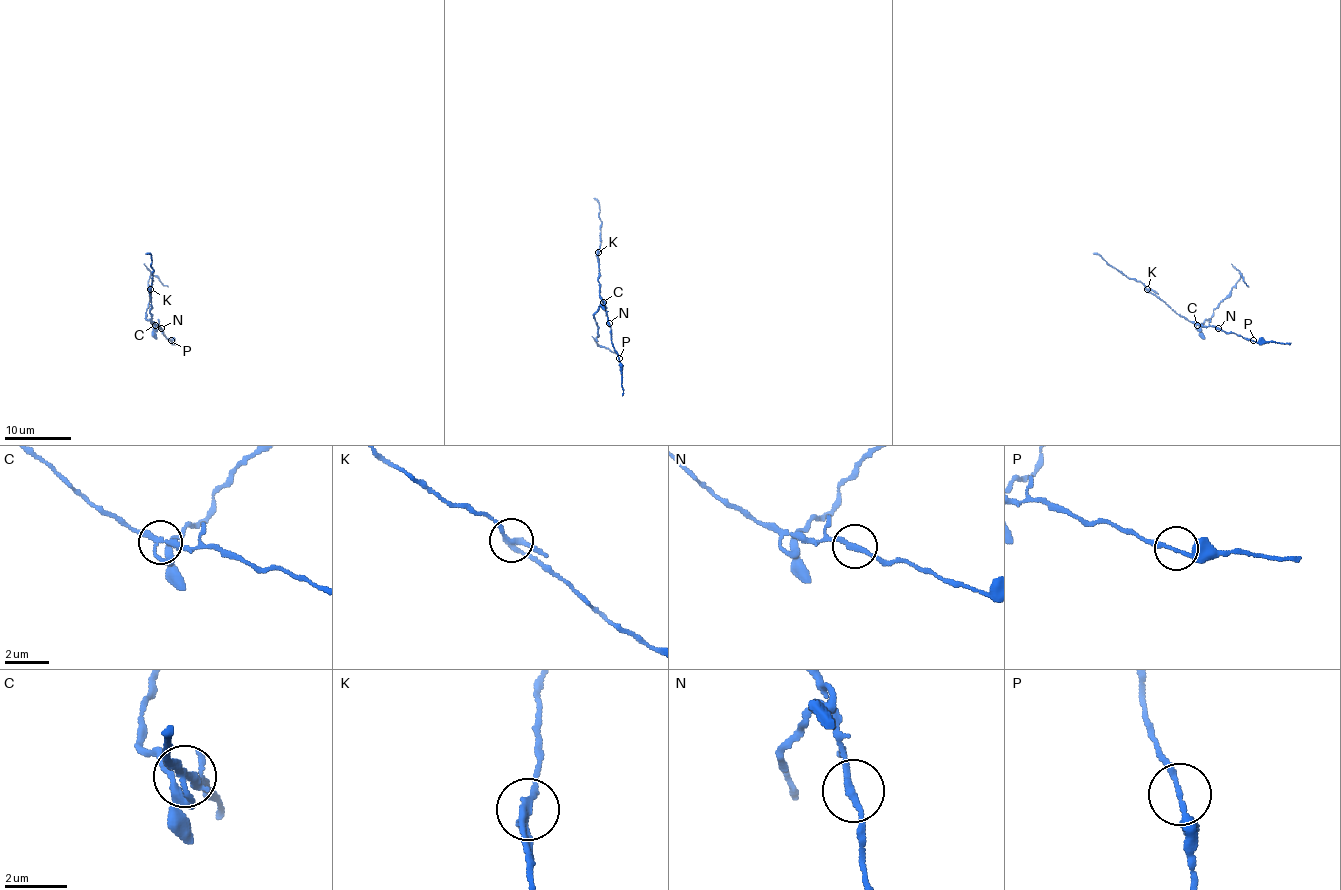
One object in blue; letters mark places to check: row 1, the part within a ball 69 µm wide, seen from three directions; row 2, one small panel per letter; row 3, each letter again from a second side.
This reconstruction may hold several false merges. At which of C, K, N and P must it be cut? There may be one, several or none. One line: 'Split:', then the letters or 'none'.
Split: C, K

